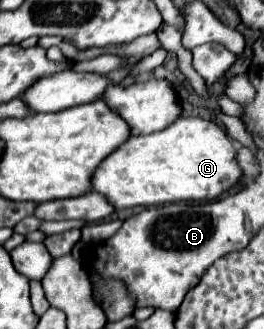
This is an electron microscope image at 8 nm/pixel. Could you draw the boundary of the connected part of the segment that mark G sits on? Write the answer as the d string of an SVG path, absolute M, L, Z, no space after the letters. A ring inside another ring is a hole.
M179 118L175 124L161 132L153 132L147 136L133 136L123 146L119 146L109 158L105 158L93 174L93 190L107 196L107 200L117 208L133 208L133 206L161 206L169 202L201 202L215 200L223 192L231 190L243 178L243 170L237 162L237 148L227 134L227 130L203 118Z

